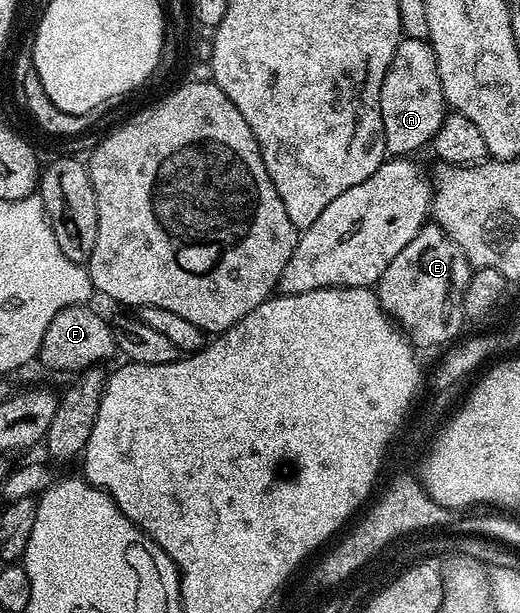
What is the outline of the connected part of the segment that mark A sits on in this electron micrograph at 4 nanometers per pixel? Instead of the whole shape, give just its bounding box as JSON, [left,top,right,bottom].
[380,38,446,157]

